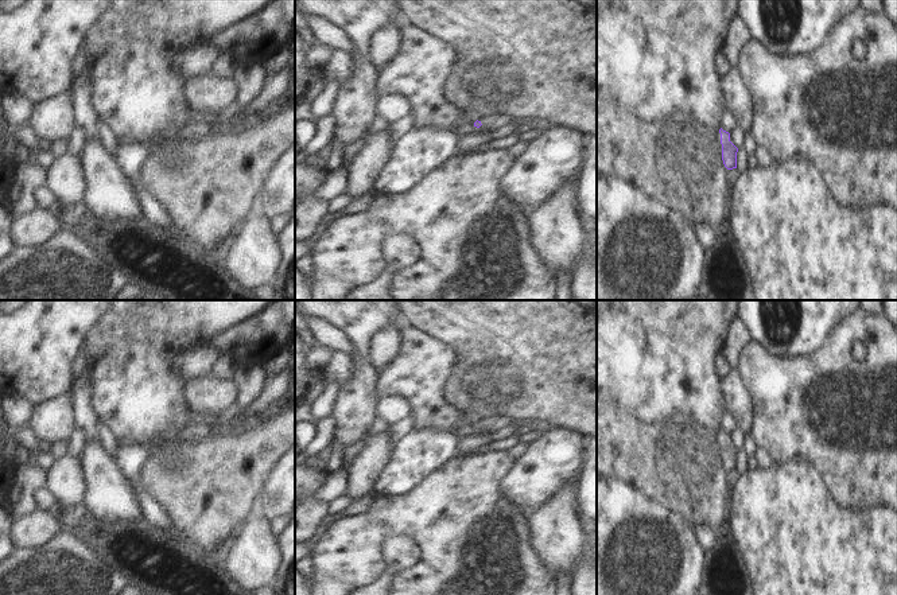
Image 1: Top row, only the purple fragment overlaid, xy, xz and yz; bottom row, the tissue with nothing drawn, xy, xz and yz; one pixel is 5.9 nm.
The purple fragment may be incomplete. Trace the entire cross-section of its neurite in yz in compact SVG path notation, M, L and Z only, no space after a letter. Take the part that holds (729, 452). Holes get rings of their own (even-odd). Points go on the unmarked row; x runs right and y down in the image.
M719 431L722 446L722 462L727 471L737 470L737 454L738 450L730 443L730 435Z

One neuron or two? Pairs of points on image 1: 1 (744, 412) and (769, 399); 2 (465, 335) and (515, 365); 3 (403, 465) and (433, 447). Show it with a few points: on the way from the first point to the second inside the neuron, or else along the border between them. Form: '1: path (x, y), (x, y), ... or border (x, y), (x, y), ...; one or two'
1: border (741, 378), (753, 404), (752, 434); two
2: path (477, 335), (485, 335), (503, 353); one
3: path (410, 461), (416, 454), (426, 451); one

